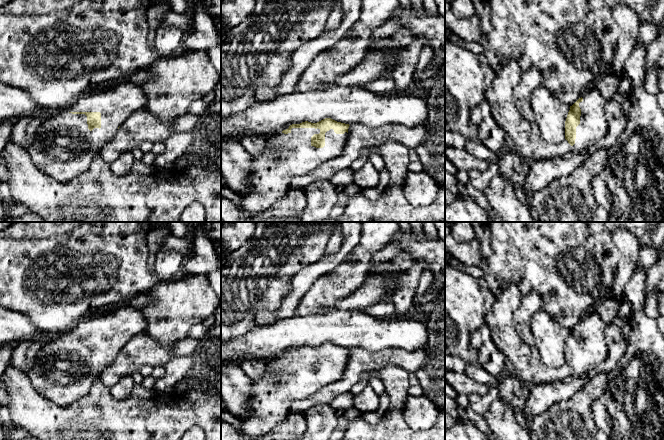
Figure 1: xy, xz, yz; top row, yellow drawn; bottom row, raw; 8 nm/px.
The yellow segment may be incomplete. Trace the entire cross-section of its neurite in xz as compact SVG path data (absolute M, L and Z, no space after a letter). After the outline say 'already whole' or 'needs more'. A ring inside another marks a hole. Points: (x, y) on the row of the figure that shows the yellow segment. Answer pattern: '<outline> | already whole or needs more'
M325 118L317 123L308 121L292 124L281 133L265 138L265 151L251 156L251 175L249 191L241 196L240 210L244 217L255 217L269 209L272 204L289 191L290 180L296 176L305 176L326 160L340 156L348 139L349 124Z | needs more

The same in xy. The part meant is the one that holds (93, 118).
M128 80L85 94L41 123L27 153L40 170L58 182L68 182L84 173L101 148L115 137L120 125L148 102L148 94L142 85Z | needs more

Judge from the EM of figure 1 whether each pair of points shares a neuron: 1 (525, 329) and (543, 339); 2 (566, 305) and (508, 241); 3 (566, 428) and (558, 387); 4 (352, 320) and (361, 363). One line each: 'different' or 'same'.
1: different
2: same
3: different
4: different

